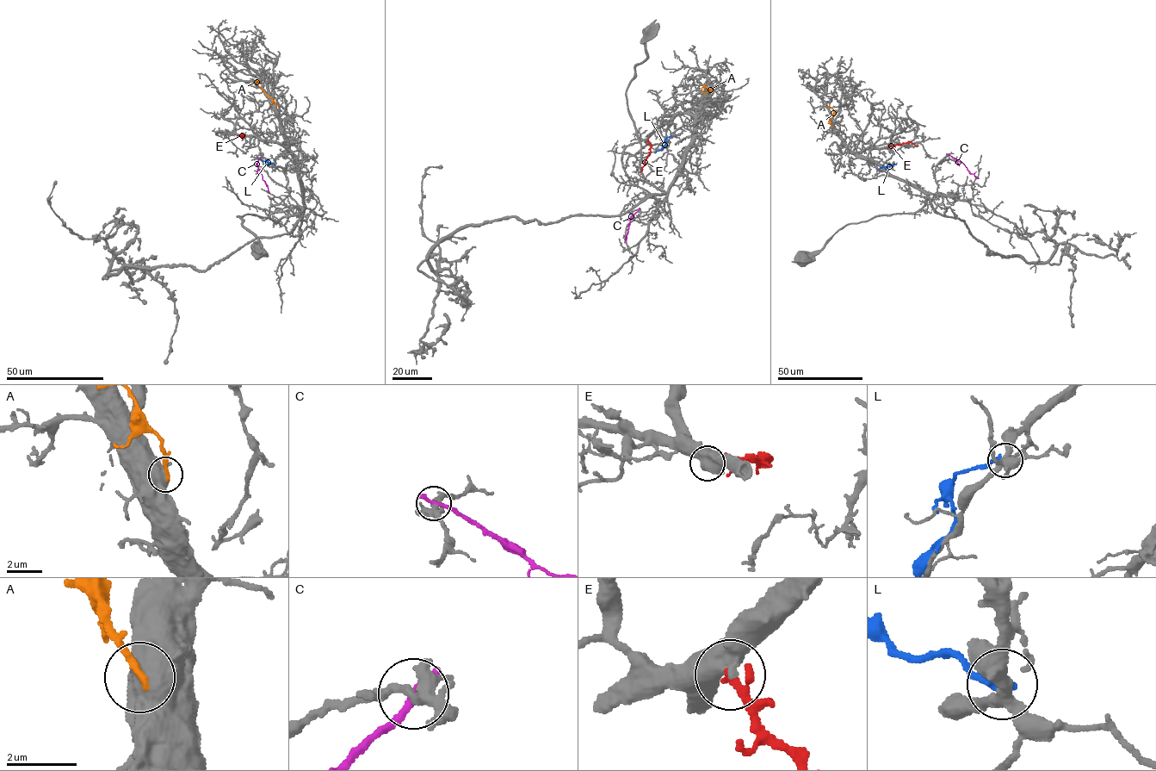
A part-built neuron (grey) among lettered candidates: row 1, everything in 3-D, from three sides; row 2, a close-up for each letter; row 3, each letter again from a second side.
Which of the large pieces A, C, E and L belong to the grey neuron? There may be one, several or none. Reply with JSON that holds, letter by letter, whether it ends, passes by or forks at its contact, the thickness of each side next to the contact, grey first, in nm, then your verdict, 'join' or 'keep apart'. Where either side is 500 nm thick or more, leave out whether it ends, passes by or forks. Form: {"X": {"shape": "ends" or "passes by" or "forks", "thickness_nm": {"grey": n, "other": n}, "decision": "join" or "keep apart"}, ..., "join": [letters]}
{"A": {"thickness_nm": {"grey": 800, "other": 220}, "decision": "keep apart"}, "C": {"shape": "ends", "thickness_nm": {"grey": 200, "other": 280}, "decision": "keep apart"}, "E": {"shape": "ends", "thickness_nm": {"grey": 400, "other": 260}, "decision": "join"}, "L": {"shape": "ends", "thickness_nm": {"grey": 320, "other": 240}, "decision": "keep apart"}, "join": ["E"]}

